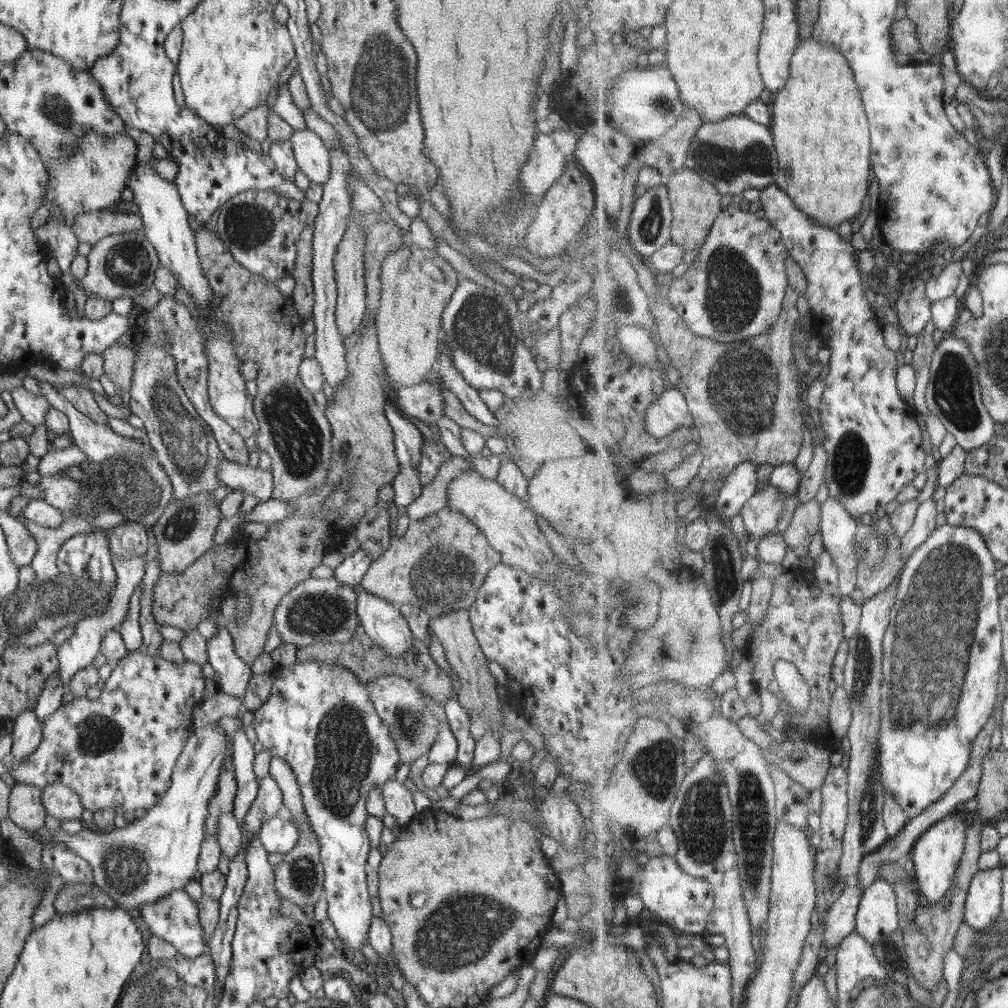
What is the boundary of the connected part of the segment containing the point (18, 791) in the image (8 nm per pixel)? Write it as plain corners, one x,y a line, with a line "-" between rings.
22,783
14,785
8,802
9,821
28,832
44,828
47,813
41,798
43,788

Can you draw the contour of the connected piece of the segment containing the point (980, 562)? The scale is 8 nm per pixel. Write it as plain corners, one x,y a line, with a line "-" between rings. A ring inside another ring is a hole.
946,524
938,529
936,532
926,540
926,544
923,544
912,556
911,559
908,560
908,563
904,569
903,573
903,581
901,584
901,590
899,591
899,599
897,605
892,610
892,623
890,629
887,632
886,640
885,640
885,681
882,685
883,695
882,695
882,724
879,728
879,745
880,745
880,762
882,765
882,774
884,779
884,784
886,785
887,790
891,790
892,794
895,794
896,800
900,802
900,805
904,807
906,813
912,818
916,816
920,816
926,812
930,806
933,806
939,800
942,800
946,794
949,793
950,790
956,786
956,783
963,777
963,774
968,770
970,763
973,759
973,752
975,747
975,742
980,733
990,724
992,720
992,716
998,714
997,702
999,702
1003,698
1003,692
1000,690
1004,690
1005,684
1002,684
1002,670
1004,670
1004,622
1002,622
1002,599
1003,595
1000,590
998,590
998,586
1000,586
1000,566
998,566
997,556
994,554
994,551
990,548
988,544
988,539
986,536
982,534
981,530
977,528
972,528
970,526
956,526
952,524

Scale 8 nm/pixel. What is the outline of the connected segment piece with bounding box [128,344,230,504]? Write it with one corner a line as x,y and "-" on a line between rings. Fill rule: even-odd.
141,344
134,364
129,409
140,418
147,432
157,462
162,466
173,486
174,498
208,491
220,504
230,488
218,479
218,464
223,452
206,421
197,414
176,378
176,360
170,356
168,346

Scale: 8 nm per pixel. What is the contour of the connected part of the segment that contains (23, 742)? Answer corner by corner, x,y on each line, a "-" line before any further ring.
25,708
15,716
13,731
10,736
13,738
11,755
13,761
25,759
34,749
41,744
42,729
38,720
35,708

